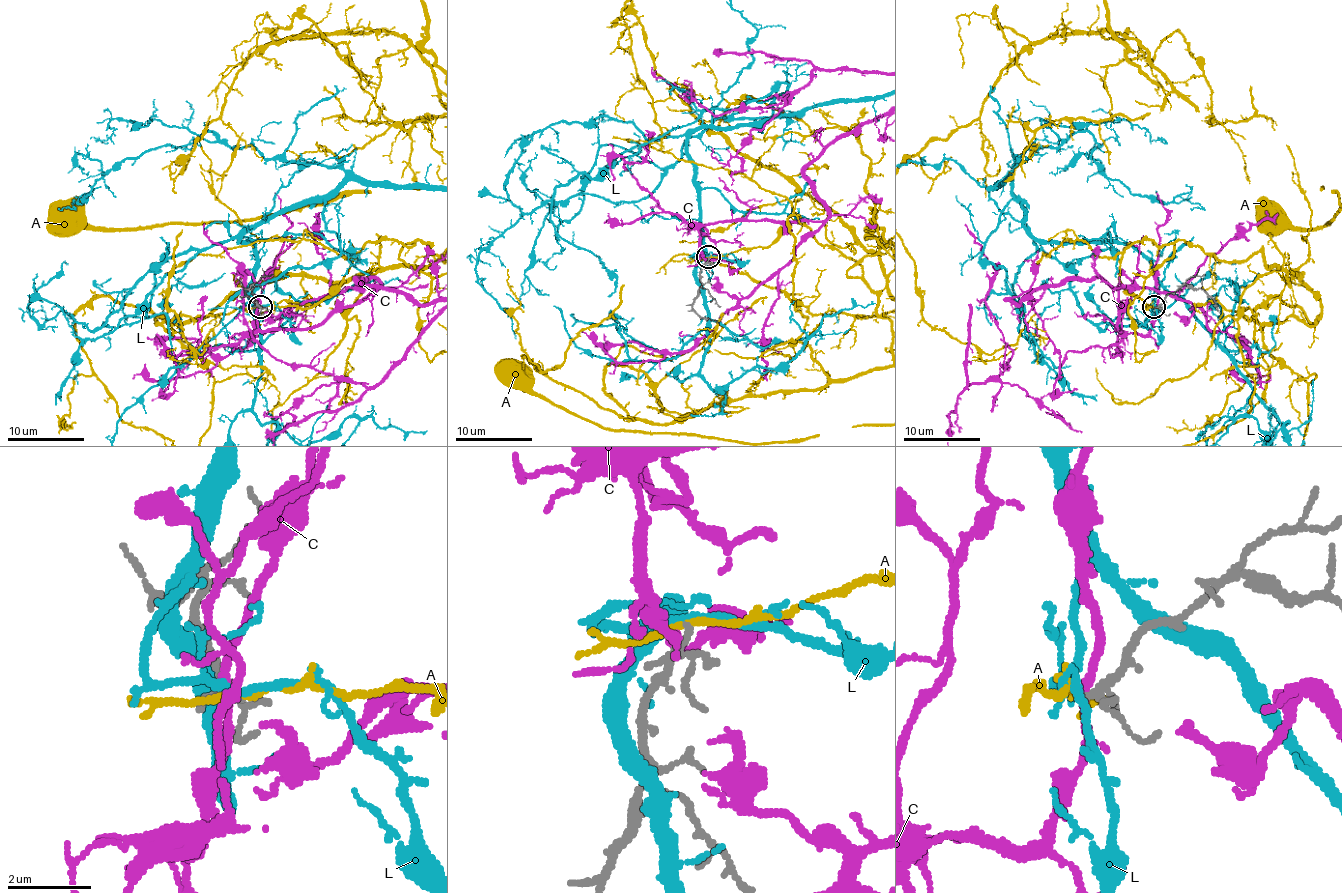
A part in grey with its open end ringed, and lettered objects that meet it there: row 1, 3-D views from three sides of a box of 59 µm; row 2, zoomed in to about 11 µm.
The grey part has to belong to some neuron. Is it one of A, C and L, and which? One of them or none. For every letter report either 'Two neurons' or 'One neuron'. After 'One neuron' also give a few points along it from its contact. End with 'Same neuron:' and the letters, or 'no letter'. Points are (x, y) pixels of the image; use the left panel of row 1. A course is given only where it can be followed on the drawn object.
A: Two neurons
C: Two neurons
L: Two neurons
Same neuron: no letter

